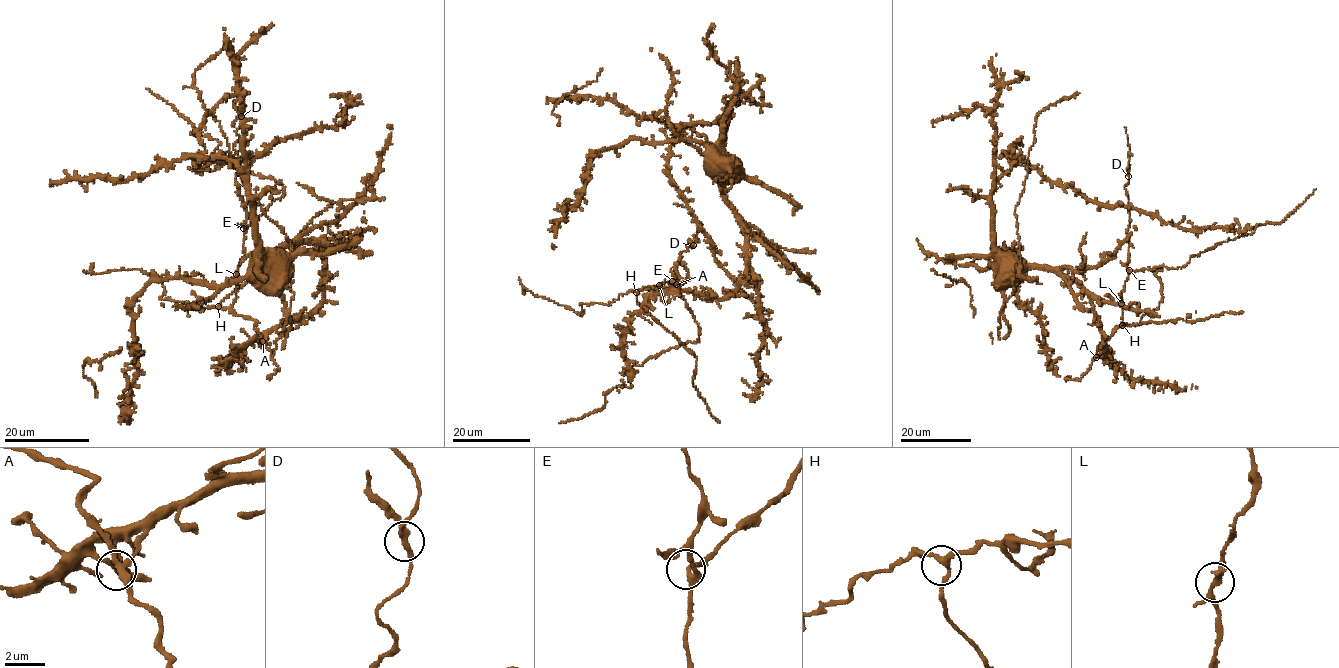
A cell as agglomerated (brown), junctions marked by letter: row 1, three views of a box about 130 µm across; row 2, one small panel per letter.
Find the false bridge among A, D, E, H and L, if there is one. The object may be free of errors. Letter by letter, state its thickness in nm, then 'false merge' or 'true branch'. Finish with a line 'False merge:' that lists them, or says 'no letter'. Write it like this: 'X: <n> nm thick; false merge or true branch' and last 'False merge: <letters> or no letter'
A: 280 nm thick; true branch
D: 240 nm thick; false merge
E: 240 nm thick; true branch
H: 240 nm thick; true branch
L: 240 nm thick; true branch
False merge: D

